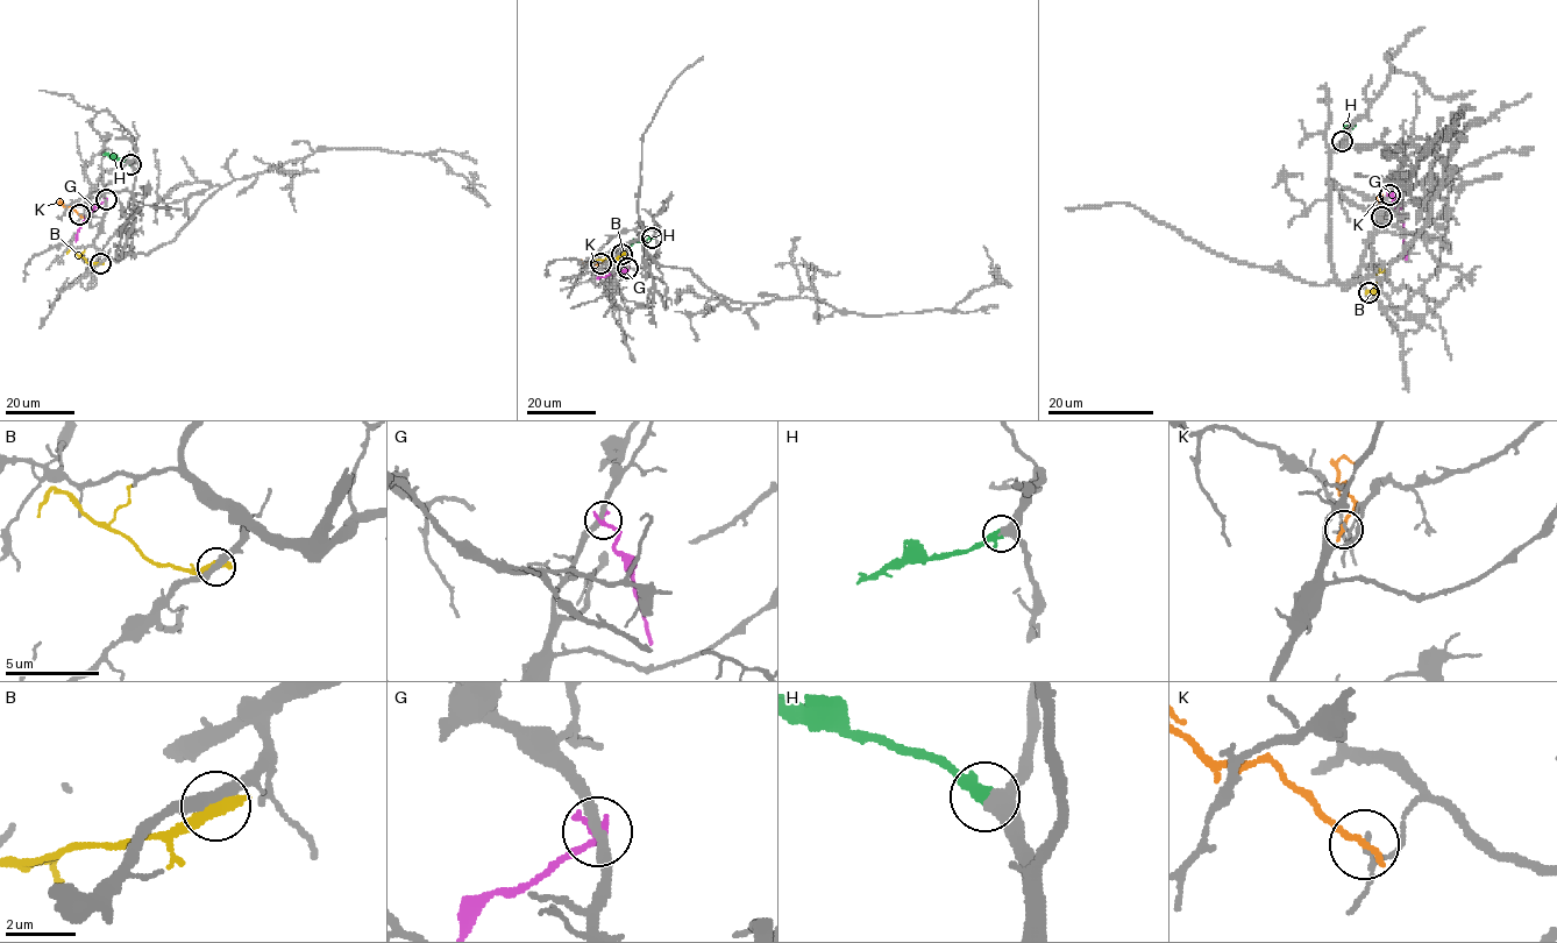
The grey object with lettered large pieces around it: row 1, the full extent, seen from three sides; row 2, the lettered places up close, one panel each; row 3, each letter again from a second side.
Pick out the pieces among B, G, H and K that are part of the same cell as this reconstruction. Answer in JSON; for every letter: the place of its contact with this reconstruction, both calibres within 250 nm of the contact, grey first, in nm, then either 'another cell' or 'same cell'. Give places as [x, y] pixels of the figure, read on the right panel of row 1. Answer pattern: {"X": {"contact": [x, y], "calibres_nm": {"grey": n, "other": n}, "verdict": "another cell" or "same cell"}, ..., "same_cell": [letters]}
{"B": {"contact": [1369, 292], "calibres_nm": {"grey": 360, "other": 500}, "verdict": "another cell"}, "G": {"contact": [1390, 195], "calibres_nm": {"grey": 280, "other": 260}, "verdict": "another cell"}, "H": {"contact": [1342, 141], "calibres_nm": {"grey": 400, "other": 400}, "verdict": "same cell"}, "K": {"contact": [1381, 217], "calibres_nm": {"grey": 120, "other": 190}, "verdict": "another cell"}, "same_cell": ["H"]}

